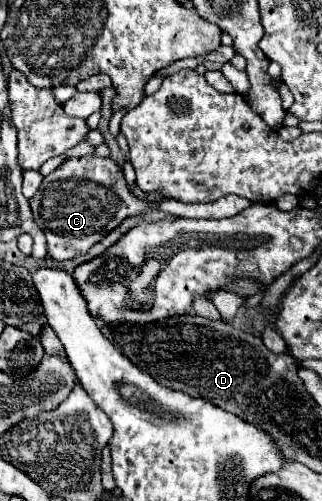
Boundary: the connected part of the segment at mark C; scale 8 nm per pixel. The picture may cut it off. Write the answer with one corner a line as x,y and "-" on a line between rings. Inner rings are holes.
94,154
66,158
62,166
42,180
42,186
30,200
30,206
34,222
46,234
48,256
54,260
68,260
84,254
126,216
142,214
144,210
152,208
150,202
142,202
130,194
124,174
112,158
100,158

